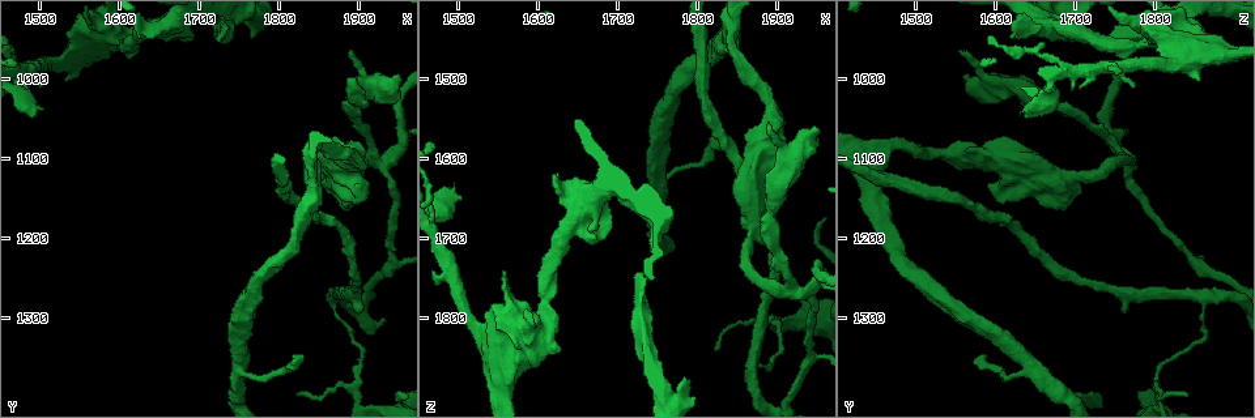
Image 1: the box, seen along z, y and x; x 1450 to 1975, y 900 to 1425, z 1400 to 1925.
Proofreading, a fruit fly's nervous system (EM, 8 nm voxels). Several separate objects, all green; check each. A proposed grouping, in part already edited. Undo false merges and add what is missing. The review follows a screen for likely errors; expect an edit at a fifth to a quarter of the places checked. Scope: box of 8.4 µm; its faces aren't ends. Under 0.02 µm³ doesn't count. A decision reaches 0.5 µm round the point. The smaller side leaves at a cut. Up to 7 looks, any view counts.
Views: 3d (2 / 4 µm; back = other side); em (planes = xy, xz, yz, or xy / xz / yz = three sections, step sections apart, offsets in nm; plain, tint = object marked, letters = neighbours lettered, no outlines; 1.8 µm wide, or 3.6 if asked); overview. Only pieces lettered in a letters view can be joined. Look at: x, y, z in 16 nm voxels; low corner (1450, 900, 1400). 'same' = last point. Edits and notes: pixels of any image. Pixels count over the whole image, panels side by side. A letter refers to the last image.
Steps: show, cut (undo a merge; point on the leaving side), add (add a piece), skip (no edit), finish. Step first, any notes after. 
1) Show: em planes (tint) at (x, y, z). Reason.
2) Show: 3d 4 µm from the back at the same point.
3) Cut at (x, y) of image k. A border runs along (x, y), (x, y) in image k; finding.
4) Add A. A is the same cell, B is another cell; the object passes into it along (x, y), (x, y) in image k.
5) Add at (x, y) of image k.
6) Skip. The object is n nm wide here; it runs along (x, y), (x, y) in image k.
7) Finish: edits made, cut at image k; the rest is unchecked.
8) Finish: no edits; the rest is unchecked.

Show: em 3.6 µm planes (letters) at (1725, 955, 1745).

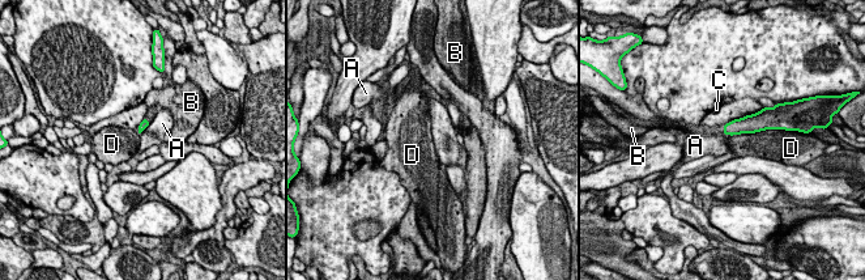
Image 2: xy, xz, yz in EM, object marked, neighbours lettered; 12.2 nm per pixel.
Add C. The longest contact is with D, 460 nm; C is the same cell, A, B and D are other cells; the object passes into it along (144, 123), (145, 119), (152, 111) in image 2; it goes on there.

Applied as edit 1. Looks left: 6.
Show: overview.

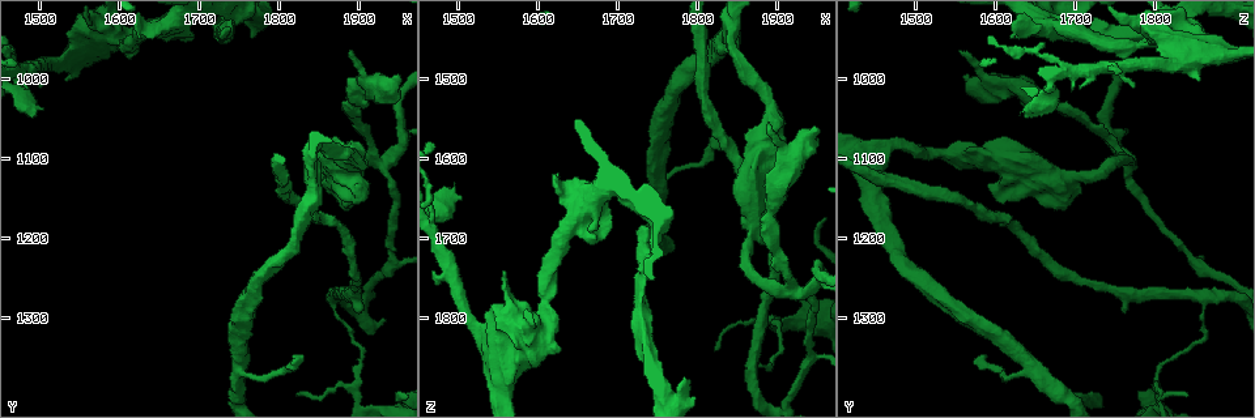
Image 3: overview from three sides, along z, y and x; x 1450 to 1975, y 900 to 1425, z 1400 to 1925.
Show: em xy step 16 (letters) at (1530, 1000, 1855). Thick end.

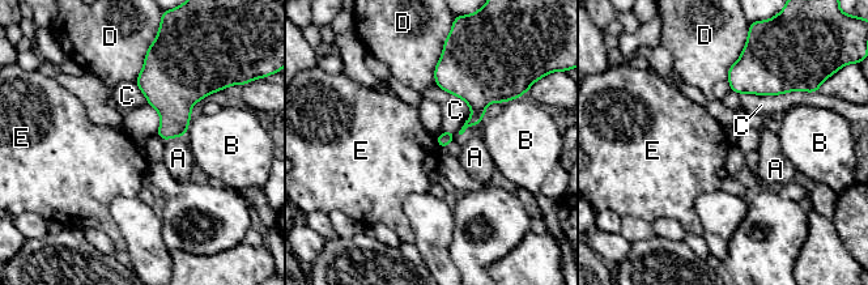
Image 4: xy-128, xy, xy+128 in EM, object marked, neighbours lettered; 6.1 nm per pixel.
Skip. A, B, C, D and E are other cells; a border runs along (435, 139), (439, 147) in image 4; none of them fits.

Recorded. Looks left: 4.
Show: em planes (letters) at (1505, 1035, 1650). Branch stops here.

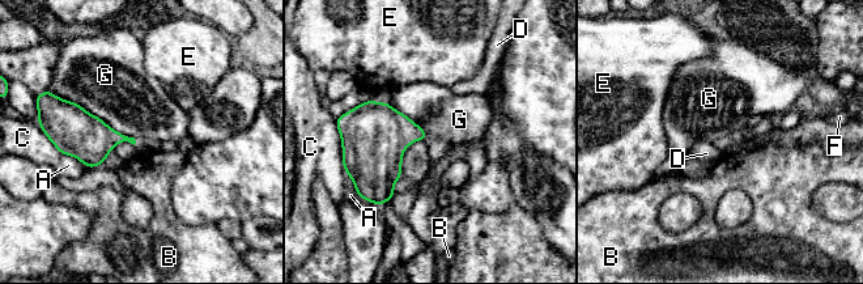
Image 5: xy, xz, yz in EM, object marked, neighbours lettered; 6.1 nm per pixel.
Skip. A, B, C, D, E, F and G are other cells; a border runs along (56, 96), (134, 138) in image 5; no lettered piece goes on from it.

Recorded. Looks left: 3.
Finish: edits made, add at image 2; the rest is unchecked.

